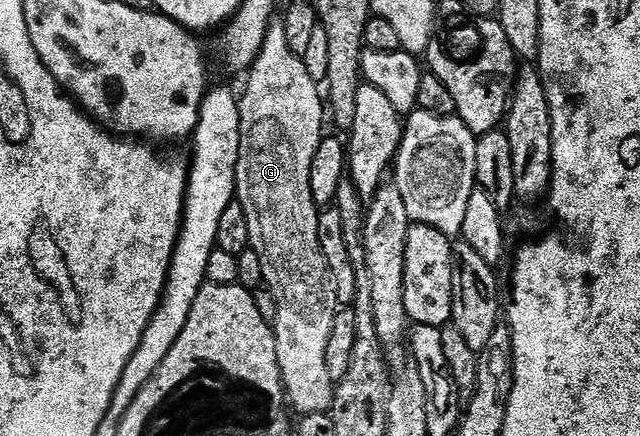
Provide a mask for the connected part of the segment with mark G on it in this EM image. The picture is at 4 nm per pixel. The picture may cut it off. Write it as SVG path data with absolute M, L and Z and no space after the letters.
M281 21L270 24L264 45L253 67L249 68L249 75L246 92L241 92L238 104L240 161L236 165L236 199L244 205L244 217L248 217L250 250L260 257L265 286L270 288L272 297L276 297L278 312L272 320L272 326L282 386L289 406L293 410L295 407L299 416L329 412L334 402L336 380L328 373L328 337L332 337L332 325L340 304L334 274L330 272L324 249L320 245L320 208L312 197L312 157L316 157L316 149L320 149L320 141L324 138L324 95L319 84L308 77L302 56L288 49L288 33L284 33Z

